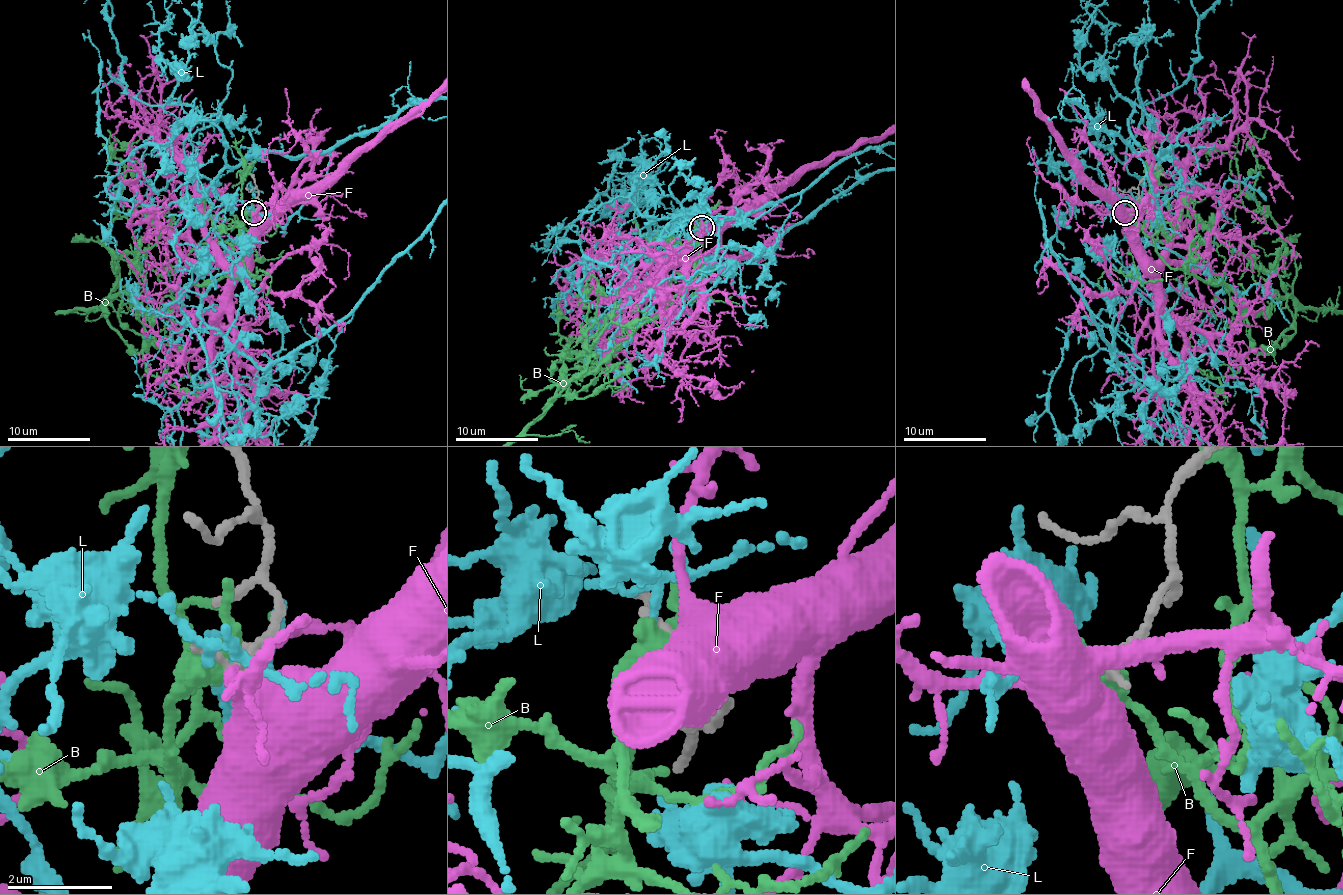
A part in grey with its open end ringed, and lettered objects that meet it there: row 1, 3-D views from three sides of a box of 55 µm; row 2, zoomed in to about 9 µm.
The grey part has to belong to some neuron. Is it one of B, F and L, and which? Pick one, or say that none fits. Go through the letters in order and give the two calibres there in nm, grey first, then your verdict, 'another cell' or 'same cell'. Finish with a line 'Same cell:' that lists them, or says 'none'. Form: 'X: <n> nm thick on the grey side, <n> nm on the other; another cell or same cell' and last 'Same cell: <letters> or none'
B: 240 nm thick on the grey side, 440 nm on the other; another cell
F: 240 nm thick on the grey side, 480 nm on the other; same cell
L: 160 nm thick on the grey side, 140 nm on the other; another cell
Same cell: F

